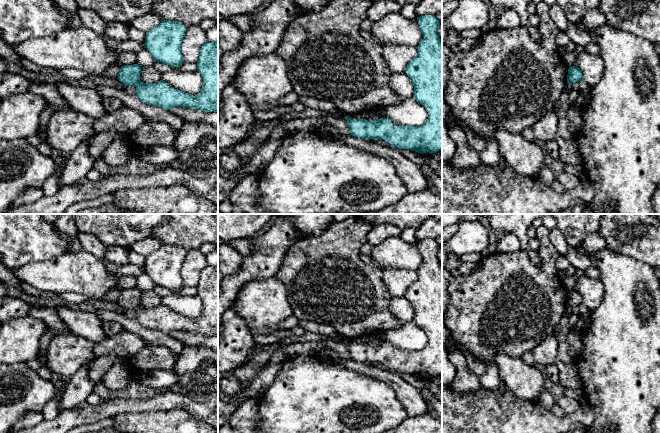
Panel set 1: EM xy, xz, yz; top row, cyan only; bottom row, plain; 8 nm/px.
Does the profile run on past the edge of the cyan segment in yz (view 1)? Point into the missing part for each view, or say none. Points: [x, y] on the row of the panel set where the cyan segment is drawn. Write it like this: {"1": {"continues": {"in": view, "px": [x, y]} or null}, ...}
{"1": {"continues": null}}

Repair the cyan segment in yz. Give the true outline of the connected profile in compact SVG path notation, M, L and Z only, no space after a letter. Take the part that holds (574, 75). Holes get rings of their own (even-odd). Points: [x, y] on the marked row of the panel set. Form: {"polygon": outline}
{"polygon": "M571 66L568 69L567 83L575 83L583 80L582 71L577 66Z"}

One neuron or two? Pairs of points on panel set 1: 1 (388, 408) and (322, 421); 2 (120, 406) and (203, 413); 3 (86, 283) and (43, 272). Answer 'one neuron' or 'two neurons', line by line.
1: one neuron
2: one neuron
3: one neuron

